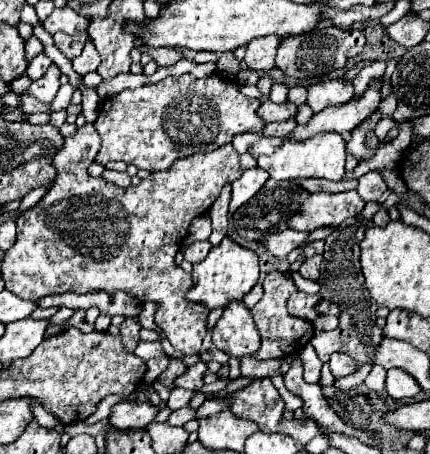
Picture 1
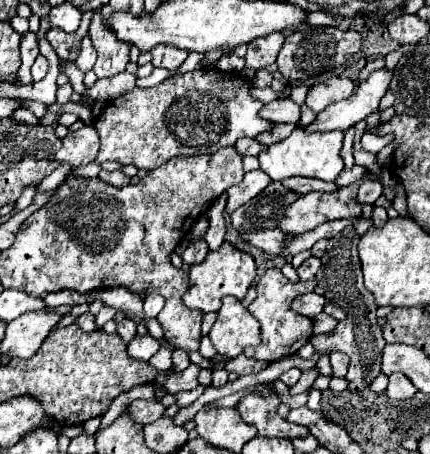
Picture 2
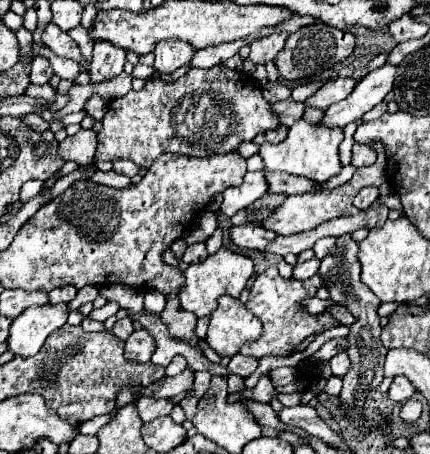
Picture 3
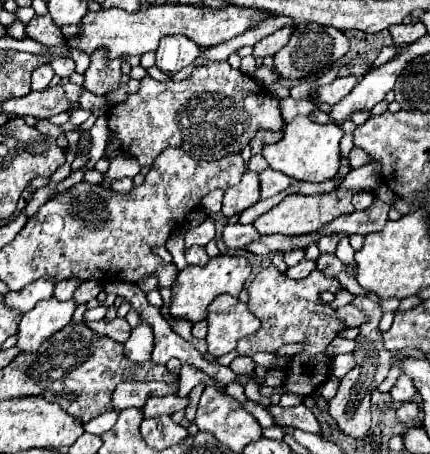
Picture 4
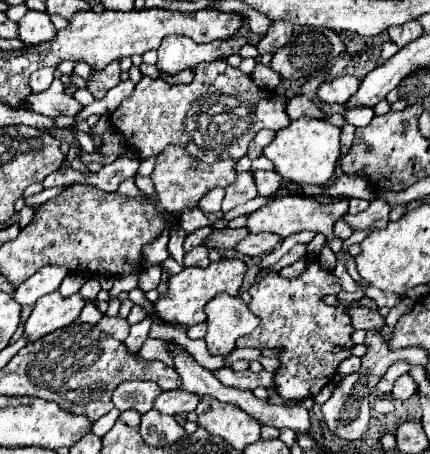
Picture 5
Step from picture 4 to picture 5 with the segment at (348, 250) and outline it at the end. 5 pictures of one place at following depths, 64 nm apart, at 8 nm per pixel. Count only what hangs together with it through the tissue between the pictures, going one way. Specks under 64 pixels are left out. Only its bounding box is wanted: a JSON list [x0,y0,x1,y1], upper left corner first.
[248,196,368,287]

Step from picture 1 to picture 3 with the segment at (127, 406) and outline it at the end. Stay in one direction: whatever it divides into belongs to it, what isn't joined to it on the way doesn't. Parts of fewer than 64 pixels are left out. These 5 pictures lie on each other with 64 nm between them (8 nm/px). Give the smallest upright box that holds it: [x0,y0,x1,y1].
[136,398,172,422]

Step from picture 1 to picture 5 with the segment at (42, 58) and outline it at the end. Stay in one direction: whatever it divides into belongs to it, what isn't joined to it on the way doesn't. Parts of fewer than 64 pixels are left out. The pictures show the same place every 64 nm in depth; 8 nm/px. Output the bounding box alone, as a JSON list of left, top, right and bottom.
[30,68,54,92]

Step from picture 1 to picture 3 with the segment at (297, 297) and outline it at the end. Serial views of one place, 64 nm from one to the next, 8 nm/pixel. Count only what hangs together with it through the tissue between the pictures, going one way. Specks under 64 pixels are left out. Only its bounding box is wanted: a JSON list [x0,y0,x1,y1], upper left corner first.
[302,296,332,314]

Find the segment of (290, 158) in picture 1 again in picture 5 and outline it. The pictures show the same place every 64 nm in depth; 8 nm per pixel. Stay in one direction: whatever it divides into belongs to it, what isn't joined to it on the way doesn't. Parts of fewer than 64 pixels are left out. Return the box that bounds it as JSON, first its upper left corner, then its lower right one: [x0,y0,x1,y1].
[264,116,340,184]

